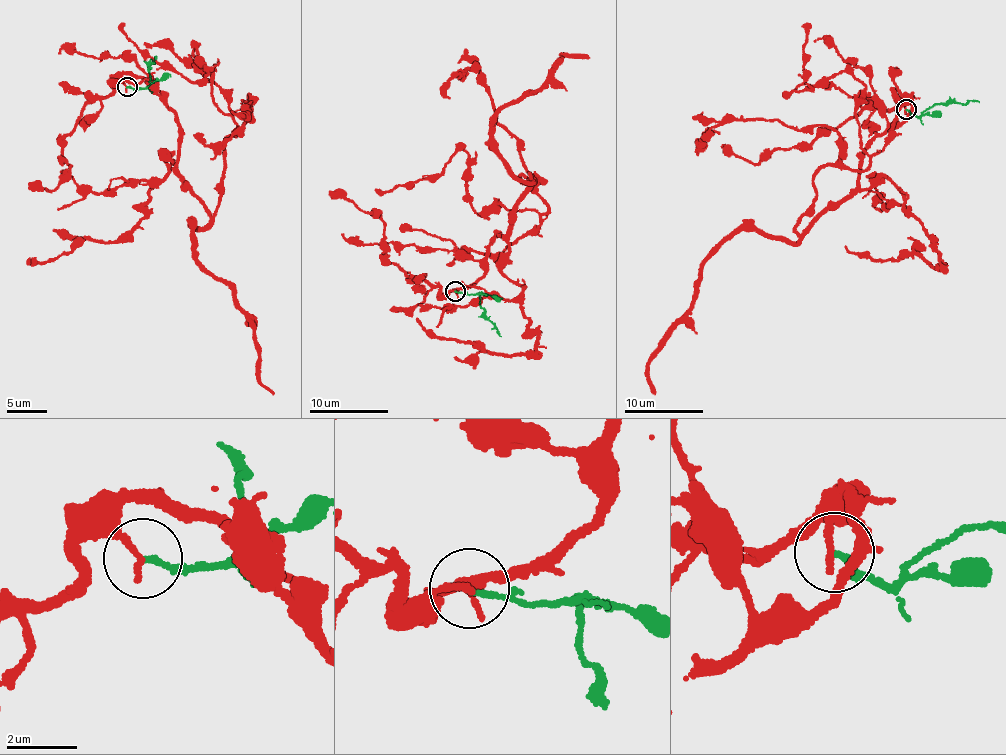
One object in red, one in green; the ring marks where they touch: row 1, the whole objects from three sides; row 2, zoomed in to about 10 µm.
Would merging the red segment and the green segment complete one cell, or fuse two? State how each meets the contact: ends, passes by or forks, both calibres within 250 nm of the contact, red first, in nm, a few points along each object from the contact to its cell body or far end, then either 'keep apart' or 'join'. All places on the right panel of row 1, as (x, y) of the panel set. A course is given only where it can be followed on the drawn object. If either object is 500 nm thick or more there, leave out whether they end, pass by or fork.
red ends there; green ends there; 200 nm thick on the red side, 160 nm on the other; red runs (906, 110), (801, 234), (815, 171), (869, 161), (863, 84), (840, 71), (789, 93), (806, 23); green runs (906, 110), (916, 116), (937, 104), (978, 103); keep apart

